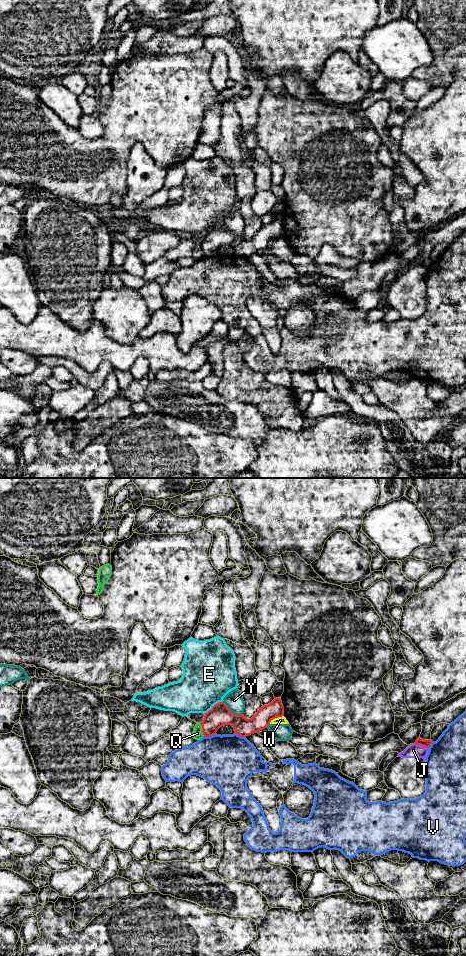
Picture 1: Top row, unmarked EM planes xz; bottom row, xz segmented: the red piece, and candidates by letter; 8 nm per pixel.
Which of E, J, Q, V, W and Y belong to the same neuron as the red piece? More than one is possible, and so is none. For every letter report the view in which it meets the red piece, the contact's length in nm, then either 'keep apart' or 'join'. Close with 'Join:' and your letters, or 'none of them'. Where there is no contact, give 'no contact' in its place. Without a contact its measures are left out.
E: meets red in xz; contact 180 nm long; keep apart
J: meets red in xz; contact 130 nm long; keep apart
Q: meets red in xz; contact 120 nm long; keep apart
V: meets red in xz; contact 100 nm long; keep apart
W: meets red in xz; contact 140 nm long; keep apart
Y: meets red in xz; contact 190 nm long; keep apart
Join: none of them

